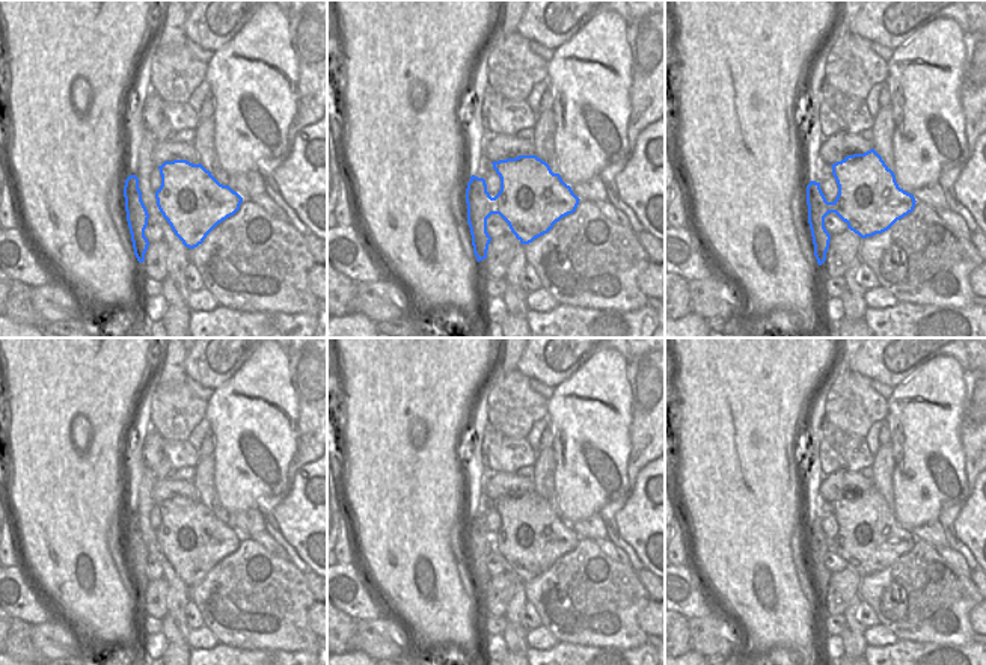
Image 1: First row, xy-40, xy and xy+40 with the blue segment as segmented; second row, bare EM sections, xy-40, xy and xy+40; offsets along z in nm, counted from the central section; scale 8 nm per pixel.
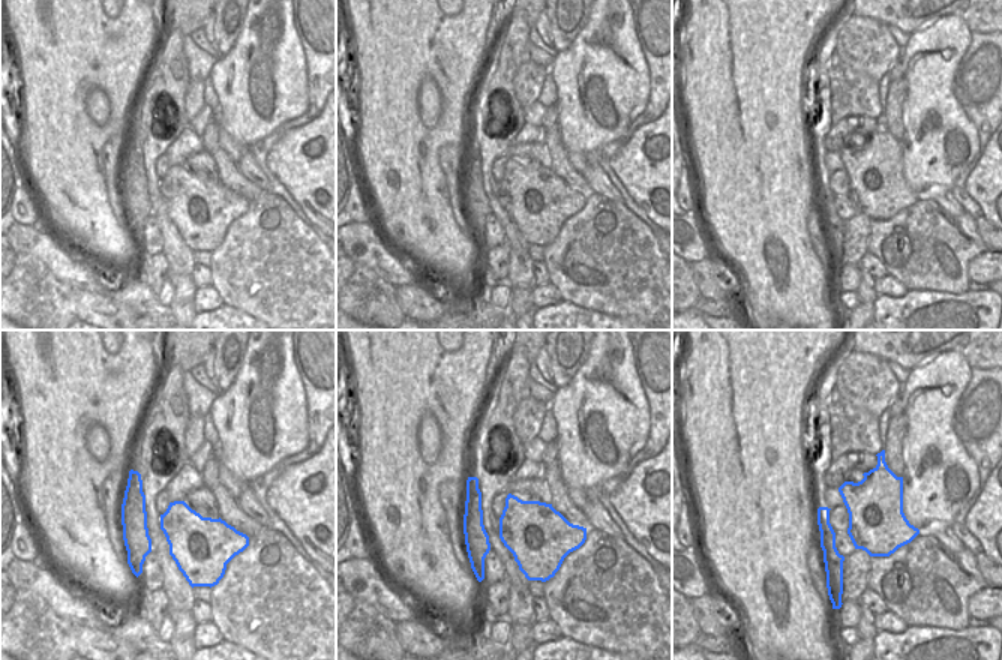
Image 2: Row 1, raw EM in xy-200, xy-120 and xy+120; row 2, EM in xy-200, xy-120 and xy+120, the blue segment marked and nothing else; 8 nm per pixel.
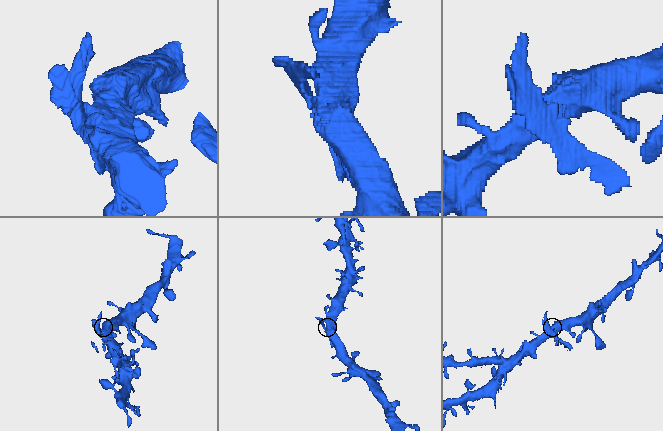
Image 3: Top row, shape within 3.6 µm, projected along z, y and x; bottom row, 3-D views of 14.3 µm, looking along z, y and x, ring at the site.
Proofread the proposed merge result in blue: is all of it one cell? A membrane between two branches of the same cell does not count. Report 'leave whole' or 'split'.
leave whole

